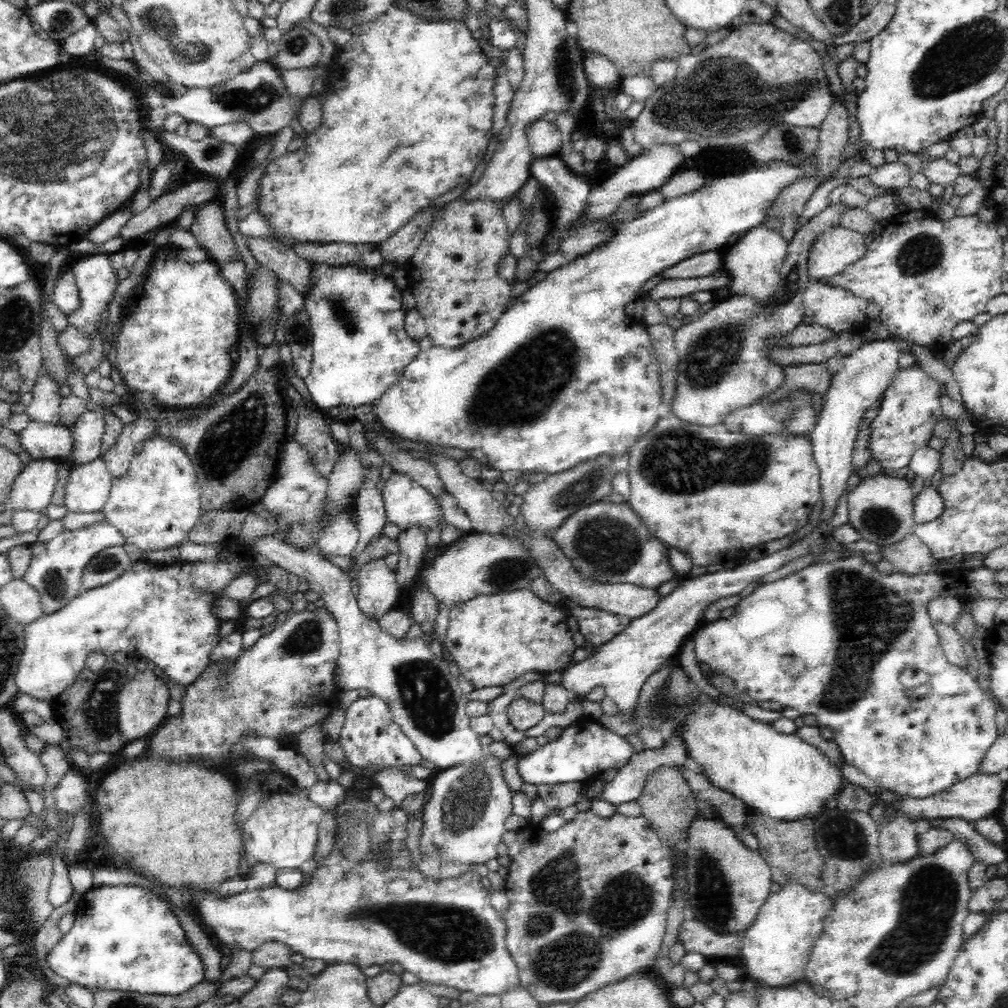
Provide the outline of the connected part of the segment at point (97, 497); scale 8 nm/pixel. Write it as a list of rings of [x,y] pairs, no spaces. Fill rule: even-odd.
[[[100,457],[76,468],[71,467],[65,487],[65,507],[77,513],[102,511],[112,483],[113,477]]]

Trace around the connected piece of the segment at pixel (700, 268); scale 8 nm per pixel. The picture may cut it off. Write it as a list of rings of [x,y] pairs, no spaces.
[[[724,250],[703,252],[664,269],[662,279],[700,278],[714,274],[723,265]]]

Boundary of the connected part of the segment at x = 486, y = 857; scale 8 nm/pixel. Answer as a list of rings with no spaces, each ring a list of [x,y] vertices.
[[[486,752],[485,757],[476,761],[440,770],[428,786],[429,798],[422,808],[422,836],[418,840],[422,858],[426,858],[433,845],[443,854],[443,860],[456,863],[478,865],[498,857],[496,850],[516,794],[506,785],[500,762],[500,758]]]

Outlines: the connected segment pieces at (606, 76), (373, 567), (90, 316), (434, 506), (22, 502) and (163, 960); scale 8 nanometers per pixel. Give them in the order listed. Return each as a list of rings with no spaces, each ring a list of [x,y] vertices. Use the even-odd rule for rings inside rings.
[[[583,51],[583,67],[593,88],[607,91],[619,86],[621,74],[612,61],[597,53]]]
[[[383,557],[363,564],[358,575],[359,593],[357,604],[361,614],[374,622],[401,600],[401,588],[396,582],[395,572],[386,564]]]
[[[94,252],[92,254],[86,254],[80,258],[71,269],[75,273],[76,286],[79,290],[81,298],[81,305],[78,312],[67,315],[68,325],[74,326],[76,329],[82,330],[86,333],[86,337],[94,336],[94,331],[98,322],[102,318],[102,314],[108,310],[108,304],[114,296],[114,290],[119,282],[116,270],[110,263],[109,254]]]
[[[394,473],[386,481],[381,494],[387,520],[398,528],[422,524],[430,531],[438,526],[438,522],[441,522],[442,529],[447,525],[440,513],[441,505],[438,505],[434,496],[403,473]]]
[[[31,459],[14,480],[6,506],[14,512],[42,512],[56,490],[59,463],[51,459]]]
[[[128,885],[95,887],[83,895],[82,902],[78,902],[74,912],[72,928],[46,956],[46,964],[54,974],[90,990],[124,990],[140,994],[158,992],[170,996],[178,996],[204,981],[202,962],[188,946],[184,930],[180,928],[180,922],[168,908],[166,900],[146,888]]]

